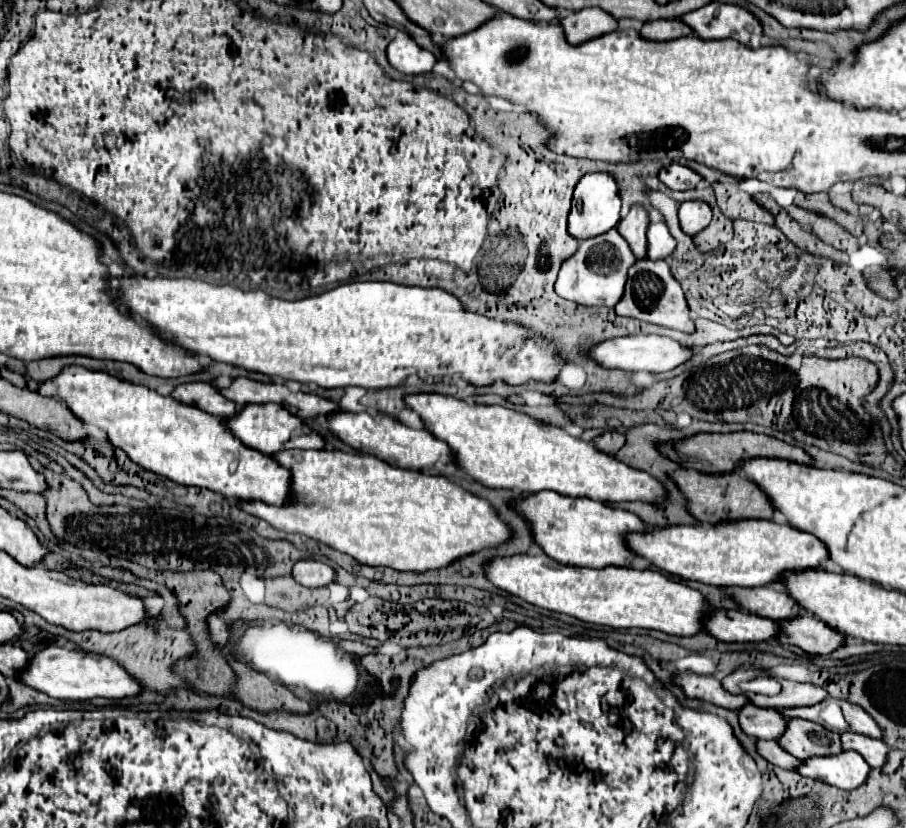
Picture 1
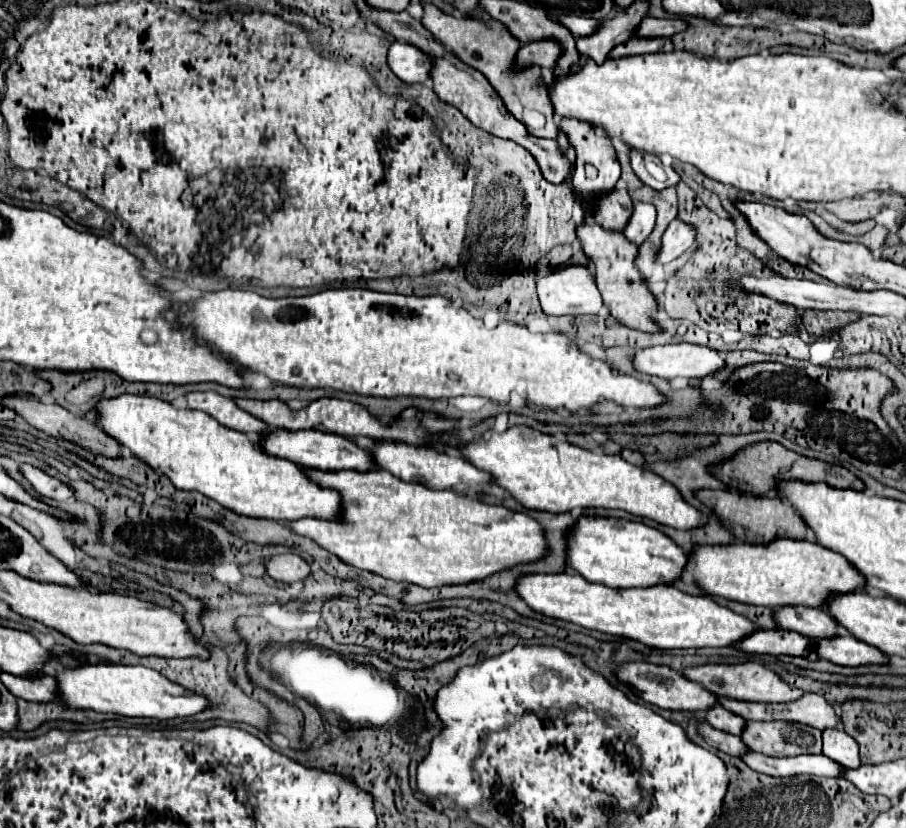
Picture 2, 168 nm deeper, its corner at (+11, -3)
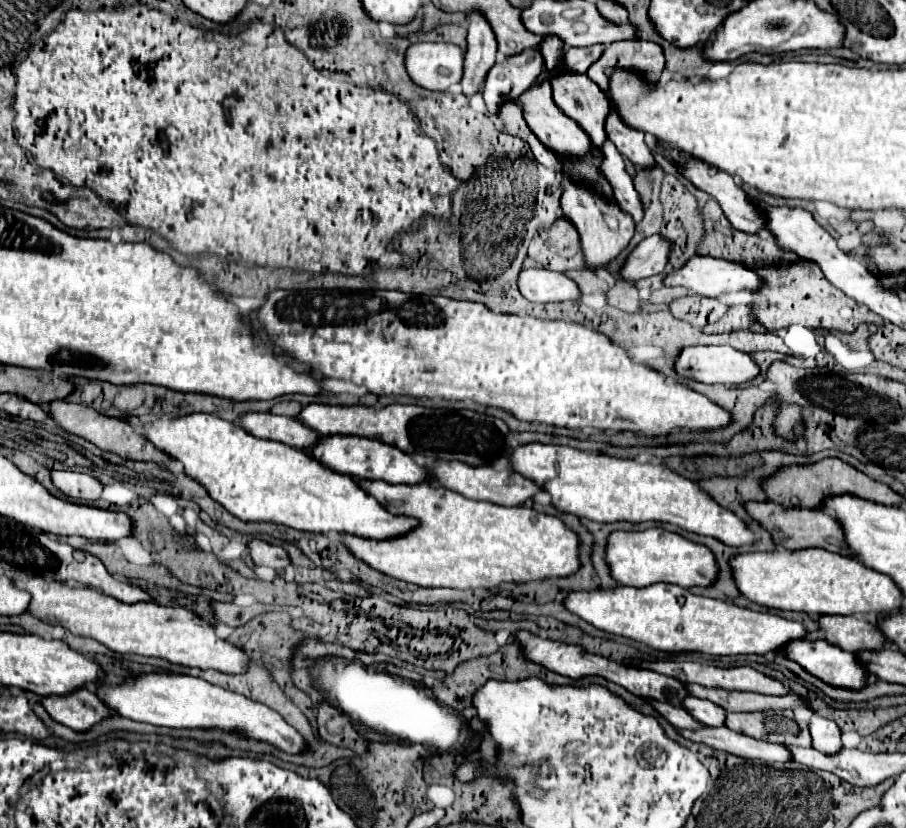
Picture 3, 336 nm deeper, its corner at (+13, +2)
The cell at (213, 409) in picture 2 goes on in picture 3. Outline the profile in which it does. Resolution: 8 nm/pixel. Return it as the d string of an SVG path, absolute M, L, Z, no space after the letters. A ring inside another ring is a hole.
M245 412L239 416L239 424L253 436L265 440L277 440L293 448L311 448L317 442L317 432L291 416L277 416L271 412Z

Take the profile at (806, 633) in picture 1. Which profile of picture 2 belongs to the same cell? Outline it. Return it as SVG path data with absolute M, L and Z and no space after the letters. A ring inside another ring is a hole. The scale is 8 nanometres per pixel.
M853 635L821 639L815 641L815 653L821 659L827 659L845 667L861 667L861 665L887 665L889 659L873 645L855 639Z

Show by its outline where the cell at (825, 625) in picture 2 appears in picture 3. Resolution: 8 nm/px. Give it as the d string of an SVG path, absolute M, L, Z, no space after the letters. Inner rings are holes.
M821 614L817 618L821 630L825 630L825 640L847 652L857 650L877 650L883 646L885 638L877 630L875 618L869 614Z

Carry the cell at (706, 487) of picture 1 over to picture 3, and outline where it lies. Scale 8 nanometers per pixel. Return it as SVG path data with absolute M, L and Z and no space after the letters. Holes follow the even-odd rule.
M745 502L743 506L745 506L747 514L753 520L757 520L771 534L771 538L777 546L783 544L783 548L787 548L787 550L825 548L829 552L841 552L845 556L853 556L853 552L845 546L841 526L833 520L833 516L829 516L821 508L815 508L815 510L811 510L811 508L785 508L775 502Z

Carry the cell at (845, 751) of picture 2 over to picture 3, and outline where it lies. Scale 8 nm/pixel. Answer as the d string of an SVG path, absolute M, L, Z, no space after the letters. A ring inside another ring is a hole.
M813 714L809 720L809 730L811 730L811 738L813 738L813 748L817 748L819 752L833 756L843 748L841 730L833 720Z

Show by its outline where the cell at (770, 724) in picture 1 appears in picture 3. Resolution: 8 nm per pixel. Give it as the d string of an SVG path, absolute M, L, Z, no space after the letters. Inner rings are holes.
M689 696L689 698L685 698L683 706L685 706L685 710L689 710L689 714L693 714L705 726L723 726L725 724L727 712L709 700Z

